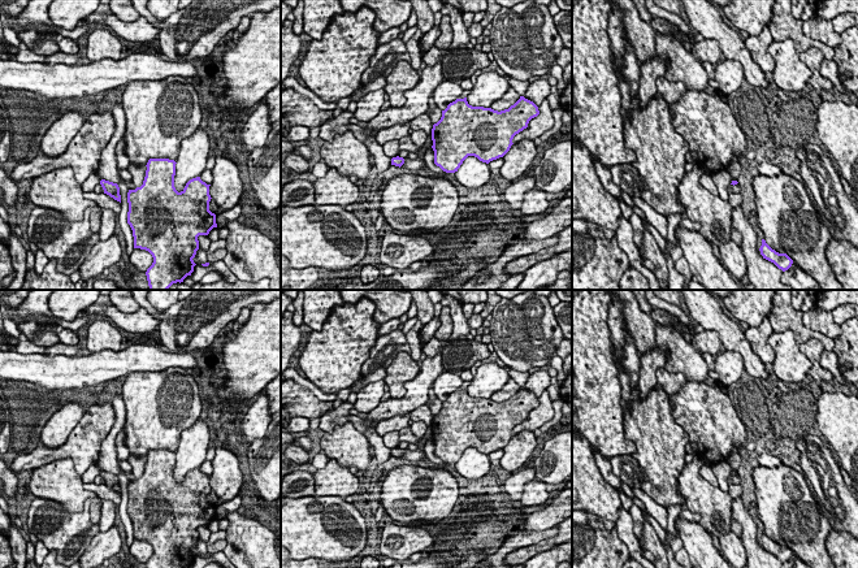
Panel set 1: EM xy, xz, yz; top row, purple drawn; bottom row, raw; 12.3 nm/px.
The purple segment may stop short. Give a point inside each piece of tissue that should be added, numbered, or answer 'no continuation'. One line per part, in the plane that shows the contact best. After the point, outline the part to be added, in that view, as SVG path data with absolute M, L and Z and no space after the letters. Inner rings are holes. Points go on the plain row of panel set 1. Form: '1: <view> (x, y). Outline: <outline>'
no continuation

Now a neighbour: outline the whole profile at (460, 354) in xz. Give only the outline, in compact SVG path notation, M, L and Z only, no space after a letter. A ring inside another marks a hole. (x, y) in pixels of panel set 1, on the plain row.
M460 335L451 339L442 351L442 367L445 372L460 376L464 370L471 369L476 361L490 356L486 343L468 339Z

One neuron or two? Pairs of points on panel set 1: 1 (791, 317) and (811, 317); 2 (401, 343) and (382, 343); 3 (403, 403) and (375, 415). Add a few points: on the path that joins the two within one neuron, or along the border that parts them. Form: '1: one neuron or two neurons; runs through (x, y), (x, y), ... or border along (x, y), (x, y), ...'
1: two neurons; border along (802, 312), (802, 322), (826, 335)
2: one neuron; runs through (397, 343), (386, 343)
3: one neuron; runs through (397, 407), (381, 412)

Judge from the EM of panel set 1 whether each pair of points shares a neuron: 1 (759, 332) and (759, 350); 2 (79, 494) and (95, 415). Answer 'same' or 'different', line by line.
1: same
2: different

